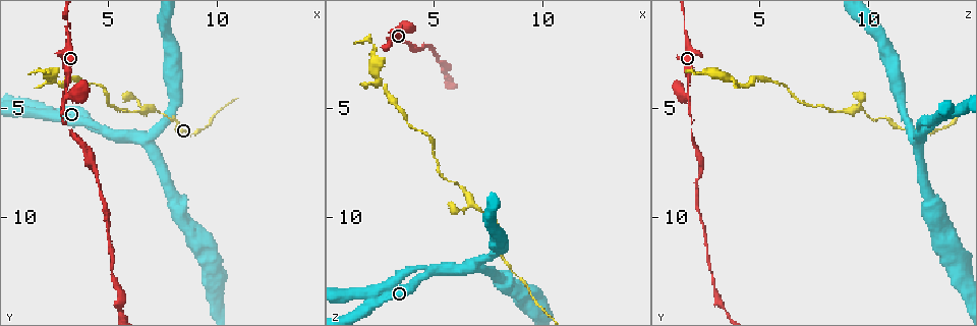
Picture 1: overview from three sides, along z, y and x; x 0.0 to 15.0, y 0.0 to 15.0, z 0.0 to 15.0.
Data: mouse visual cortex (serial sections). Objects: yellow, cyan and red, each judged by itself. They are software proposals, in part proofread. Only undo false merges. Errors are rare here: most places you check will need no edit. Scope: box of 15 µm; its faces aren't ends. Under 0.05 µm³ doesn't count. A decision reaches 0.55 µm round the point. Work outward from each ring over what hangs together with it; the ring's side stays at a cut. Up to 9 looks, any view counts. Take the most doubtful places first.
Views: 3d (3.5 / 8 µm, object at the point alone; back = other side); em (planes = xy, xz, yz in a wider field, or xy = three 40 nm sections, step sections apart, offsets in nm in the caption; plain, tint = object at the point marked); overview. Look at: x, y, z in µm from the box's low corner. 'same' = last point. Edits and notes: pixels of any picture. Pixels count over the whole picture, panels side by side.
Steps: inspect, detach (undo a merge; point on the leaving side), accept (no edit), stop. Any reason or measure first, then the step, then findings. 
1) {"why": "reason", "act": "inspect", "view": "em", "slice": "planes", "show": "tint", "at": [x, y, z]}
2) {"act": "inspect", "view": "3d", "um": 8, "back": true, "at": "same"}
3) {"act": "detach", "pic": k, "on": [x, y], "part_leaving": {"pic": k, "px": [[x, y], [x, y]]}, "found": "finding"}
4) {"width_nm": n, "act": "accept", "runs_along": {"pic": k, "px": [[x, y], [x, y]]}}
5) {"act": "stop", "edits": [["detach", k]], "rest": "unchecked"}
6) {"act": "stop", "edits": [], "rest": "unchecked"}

{"why": "three-way junction", "act": "inspect", "view": "3d", "um": 3.5, "at": [3.0, 4.3, 1.7]}

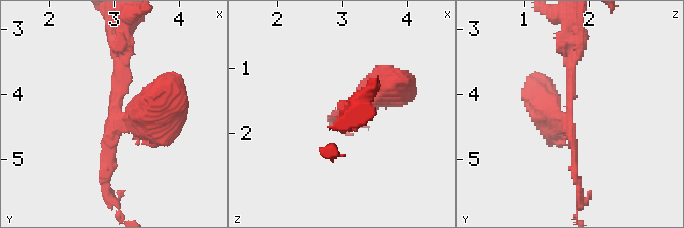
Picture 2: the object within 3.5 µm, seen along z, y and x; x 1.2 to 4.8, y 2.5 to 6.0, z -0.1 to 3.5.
{"why": "need the tissue", "act": "inspect", "view": "em", "slice": "planes", "show": "tint", "at": [3.05, 4.25, 1.70]}

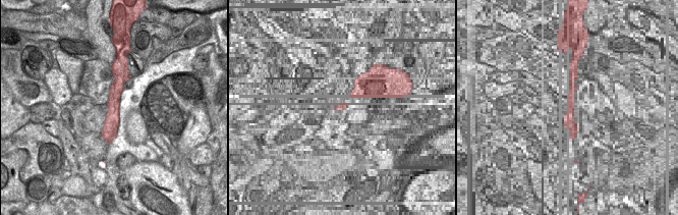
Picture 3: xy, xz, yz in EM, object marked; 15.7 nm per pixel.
{"act": "inspect", "view": "em", "slice": "xy", "step": 3, "show": "tint", "at": "same"}

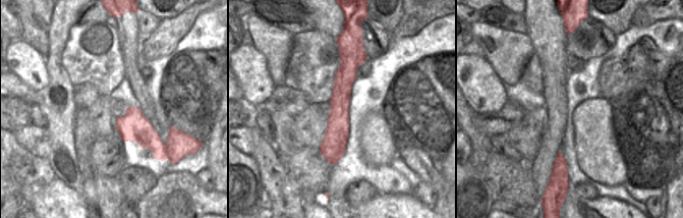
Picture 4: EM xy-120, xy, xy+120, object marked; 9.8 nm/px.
{"act": "accept", "runs_along": {"pic": 4, "px": [[350, 53], [339, 101], [334, 159]]}, "found": "continuous, no second cell"}

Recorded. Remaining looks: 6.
{"why": "narrows sharply", "act": "inspect", "view": "3d", "um": 3.5, "at": [2.4, 5.2, 13.6]}

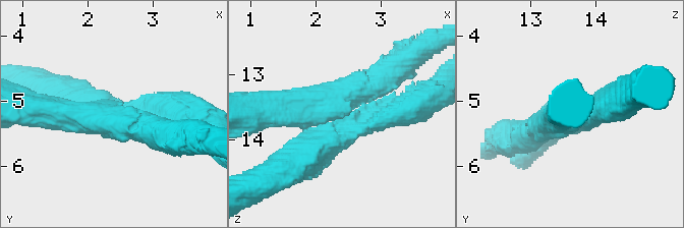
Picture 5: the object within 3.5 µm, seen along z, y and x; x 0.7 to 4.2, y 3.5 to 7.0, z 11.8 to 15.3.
{"arms": 3, "arm_widths_nm": [300, 400, 450], "why": "need the tissue", "act": "inspect", "view": "em", "slice": "xy", "step": 5, "show": "plain", "at": [2.30, 5.35, 13.65]}

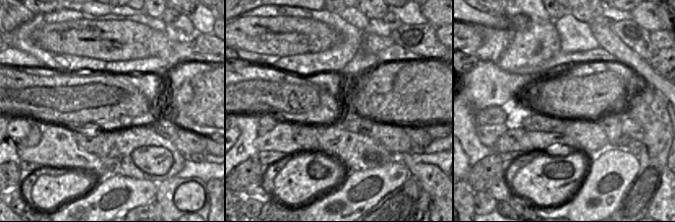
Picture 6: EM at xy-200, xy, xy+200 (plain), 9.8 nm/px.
{"why": "where the object lies", "act": "inspect", "view": "em", "slice": "xy", "step": 5, "show": "tint", "at": "same"}

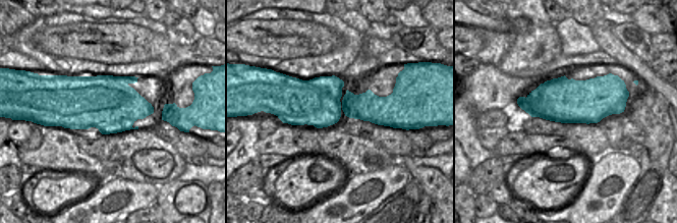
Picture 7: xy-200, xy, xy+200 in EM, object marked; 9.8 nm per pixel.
{"act": "accept", "found": "continuous, no second cell"}

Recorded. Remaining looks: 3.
{"why": "narrows sharply", "act": "inspect", "view": "3d", "um": 3.5, "at": [3.1, 1.0, 1.5]}

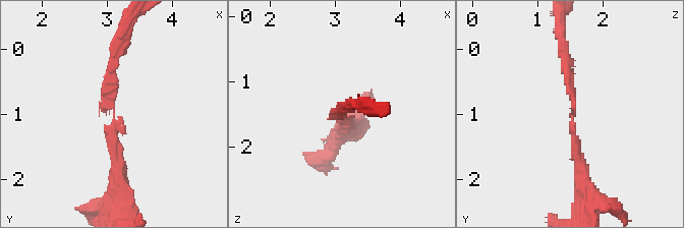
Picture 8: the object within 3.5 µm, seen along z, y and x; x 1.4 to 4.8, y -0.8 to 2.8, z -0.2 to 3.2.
{"arm_widths_nm": [150, 200], "why": "need the tissue", "act": "inspect", "view": "em", "slice": "planes", "show": "tint", "at": [3.10, 1.00, 1.50]}

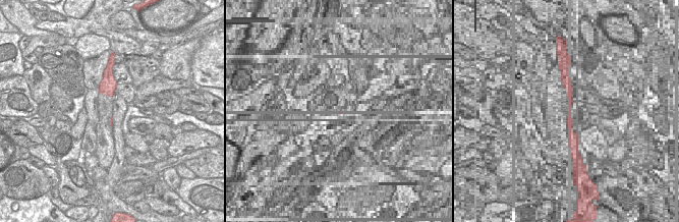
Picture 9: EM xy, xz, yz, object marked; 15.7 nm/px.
{"act": "accept", "found": "all the same cell"}

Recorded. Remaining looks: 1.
{"act": "stop", "edits": [], "rest": "unchecked"}

